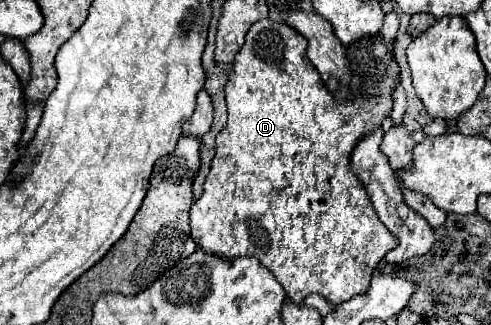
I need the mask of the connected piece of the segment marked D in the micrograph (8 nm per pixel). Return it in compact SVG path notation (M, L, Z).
M265 18L247 32L225 88L229 108L227 126L217 134L215 158L203 184L205 192L193 204L189 224L195 244L207 254L227 260L255 256L271 270L297 306L313 292L337 306L355 294L365 294L377 264L399 244L377 218L359 178L349 170L353 146L365 132L373 132L385 114L391 112L391 90L399 78L399 66L379 36L347 46L353 68L351 88L361 94L353 94L353 100L341 104L325 88L319 72L307 60L305 48L307 40L285 22Z

